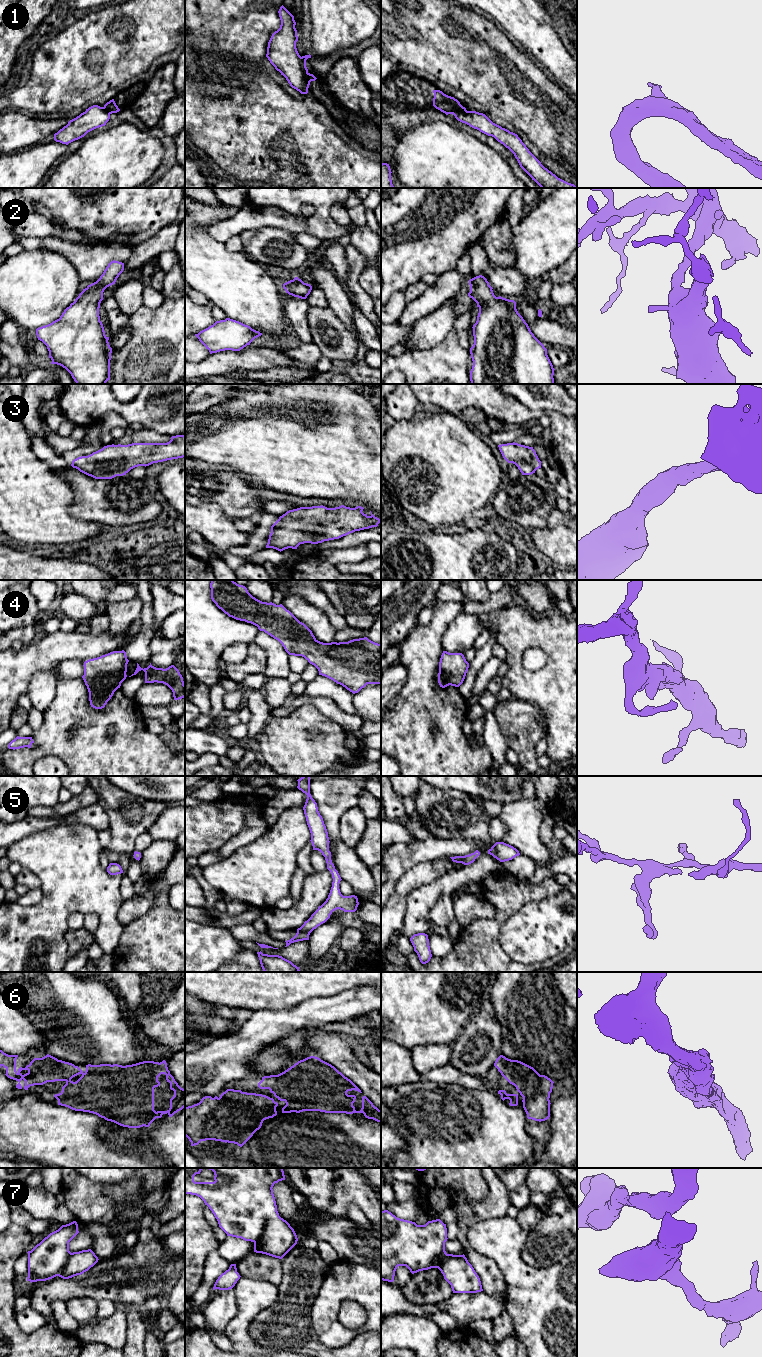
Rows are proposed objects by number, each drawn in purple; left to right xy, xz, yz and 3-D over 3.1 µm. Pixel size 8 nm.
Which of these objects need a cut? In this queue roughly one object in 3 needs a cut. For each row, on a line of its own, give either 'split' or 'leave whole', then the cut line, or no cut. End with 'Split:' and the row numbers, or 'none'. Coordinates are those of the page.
1: split; cut in xz along (301, 57), (308, 85)
2: leave whole; no cut
3: leave whole; no cut
4: leave whole; no cut
5: leave whole; no cut
6: leave whole; no cut
7: leave whole; no cut
Split: 1

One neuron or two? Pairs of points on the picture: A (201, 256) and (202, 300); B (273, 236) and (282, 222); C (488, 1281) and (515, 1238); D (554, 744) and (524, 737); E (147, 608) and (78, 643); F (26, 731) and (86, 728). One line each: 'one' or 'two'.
A: two
B: two
C: two
D: two
E: two
F: two

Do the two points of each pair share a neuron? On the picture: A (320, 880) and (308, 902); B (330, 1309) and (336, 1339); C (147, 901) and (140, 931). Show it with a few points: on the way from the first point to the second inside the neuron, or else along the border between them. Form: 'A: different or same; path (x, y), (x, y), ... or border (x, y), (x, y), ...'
A: same; path (318, 885), (312, 897)
B: same; path (330, 1316), (331, 1332)
C: different; border (155, 893), (153, 906), (145, 914), (124, 927)

